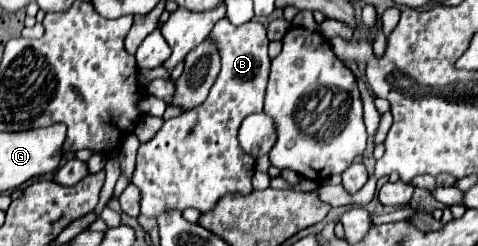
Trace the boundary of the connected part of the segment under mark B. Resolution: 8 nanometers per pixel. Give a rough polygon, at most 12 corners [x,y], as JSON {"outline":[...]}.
{"outline":[[258,21],[210,31],[208,99],[138,149],[142,215],[252,191],[238,143],[270,73]]}

